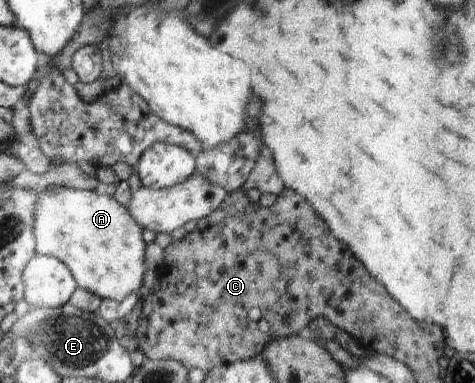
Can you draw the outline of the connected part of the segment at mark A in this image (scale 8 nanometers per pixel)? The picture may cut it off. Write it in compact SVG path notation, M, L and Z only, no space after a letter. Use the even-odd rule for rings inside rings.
M58 186L38 197L34 219L36 254L62 261L72 271L77 288L118 302L132 292L144 293L142 280L147 269L142 229L116 199L102 190Z

